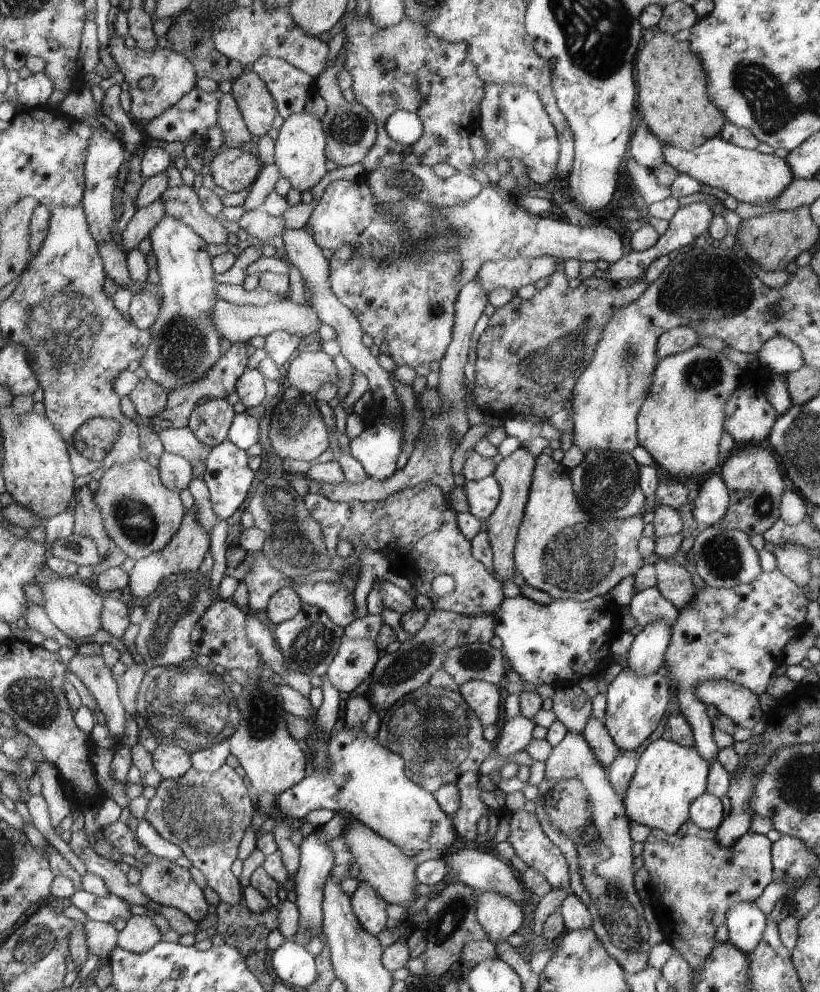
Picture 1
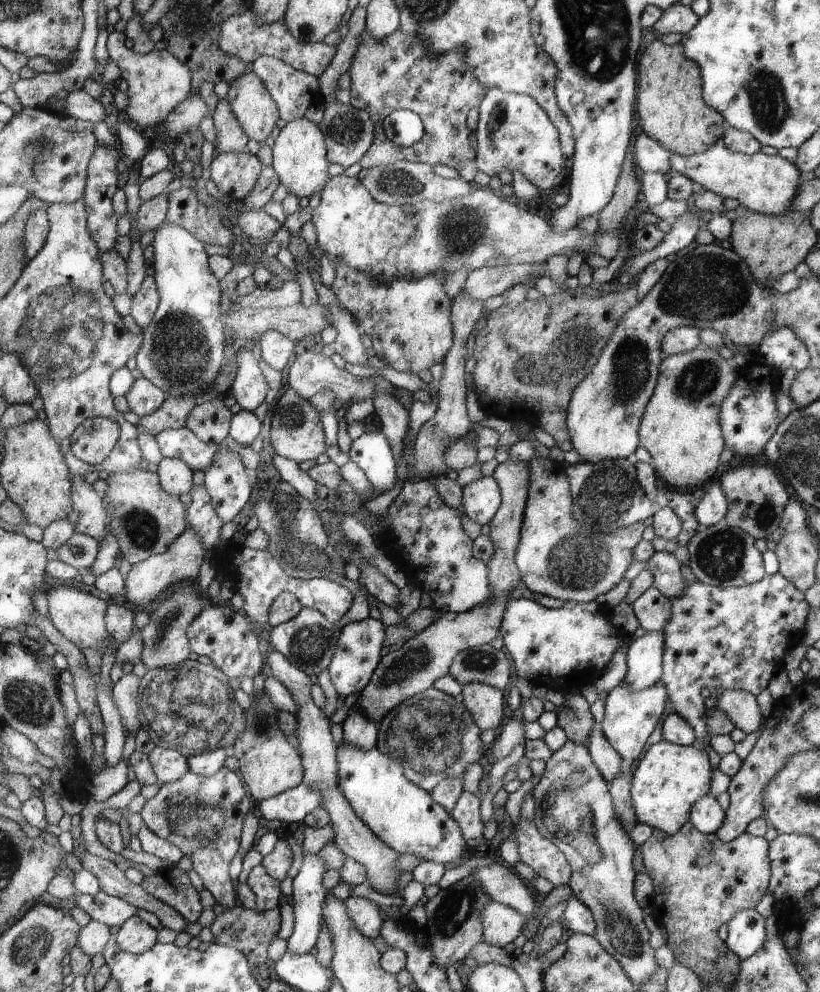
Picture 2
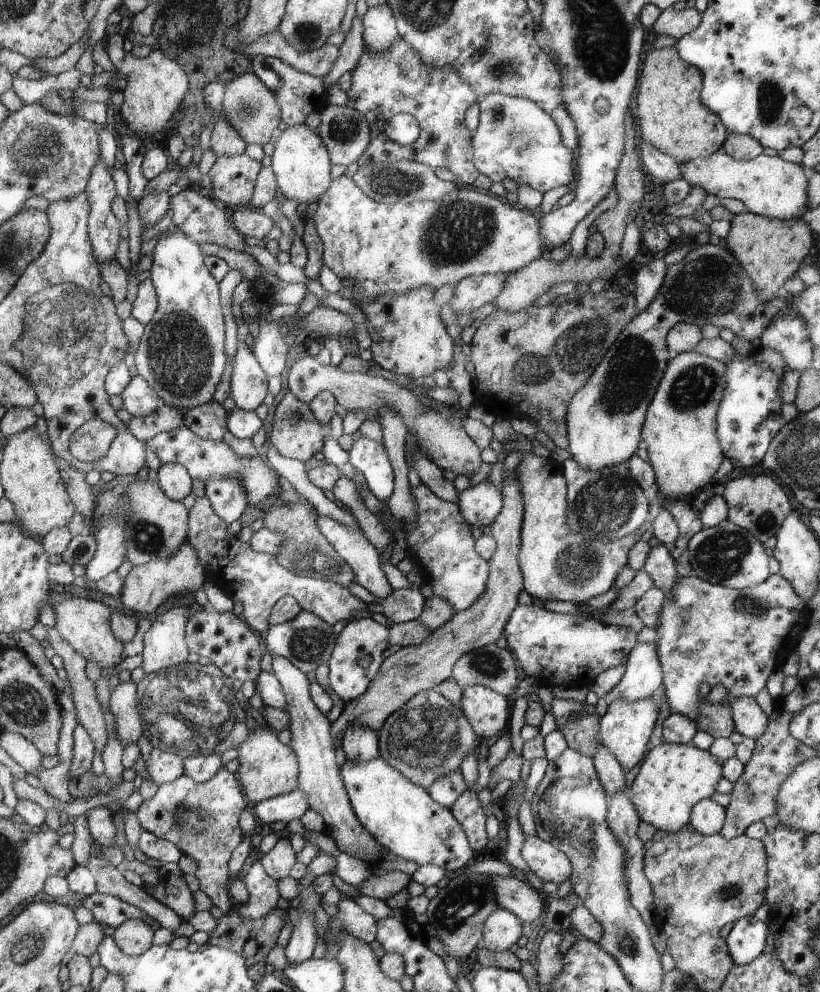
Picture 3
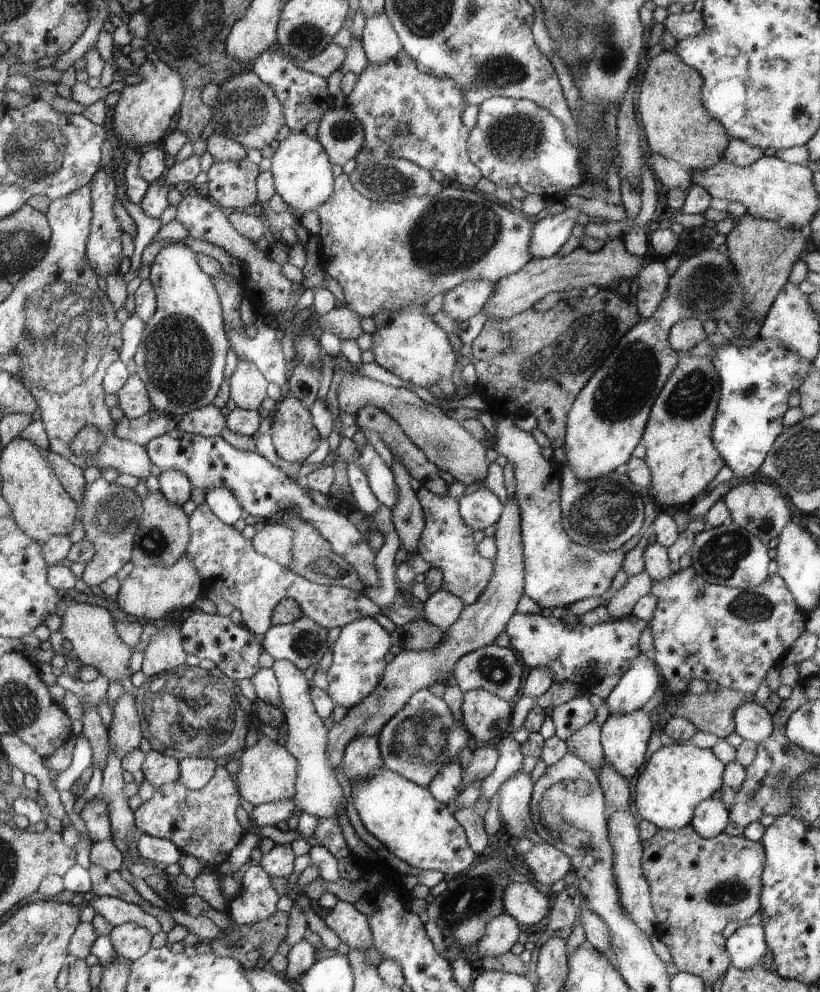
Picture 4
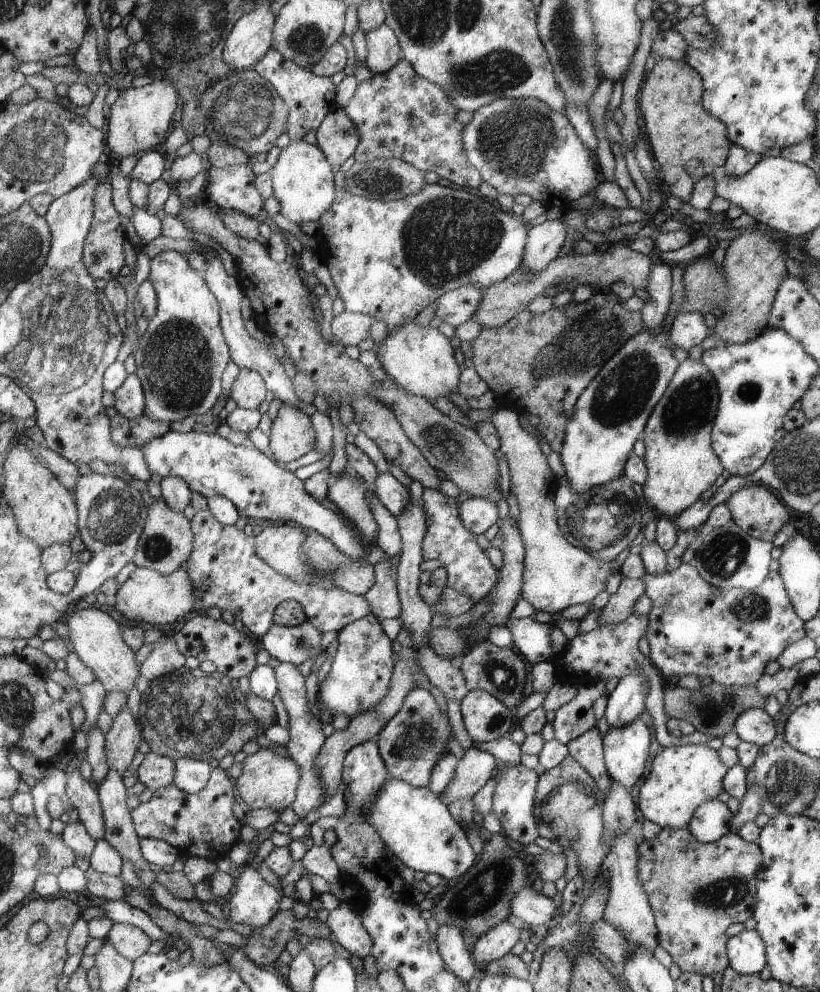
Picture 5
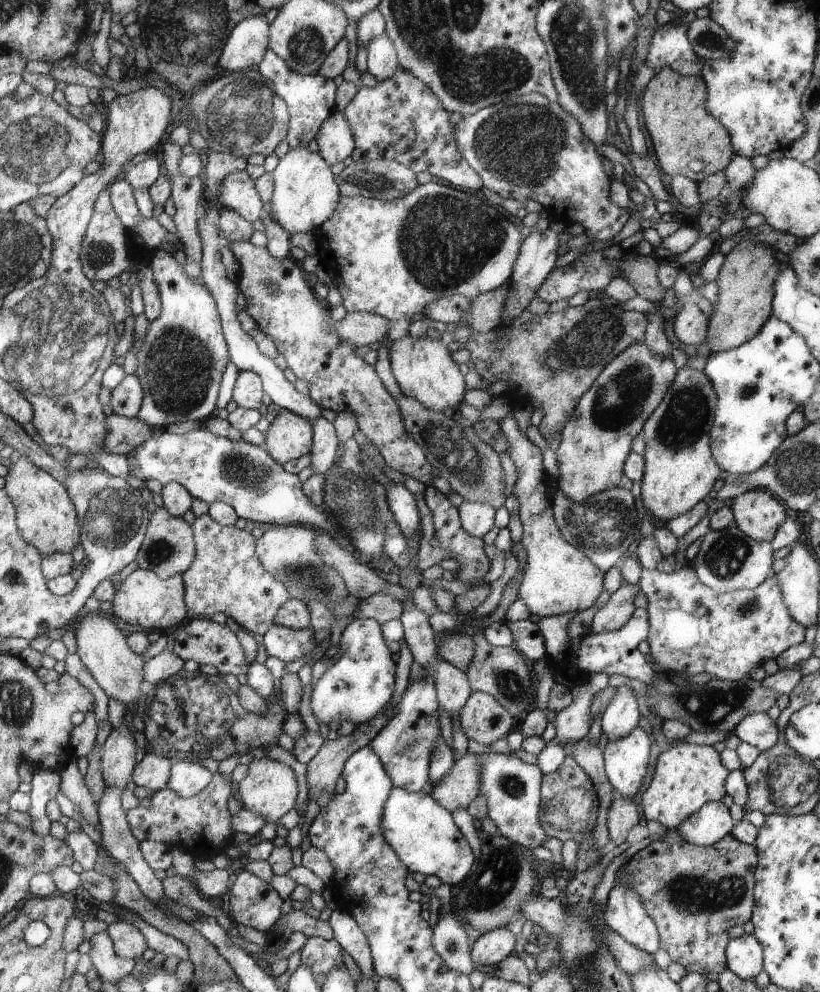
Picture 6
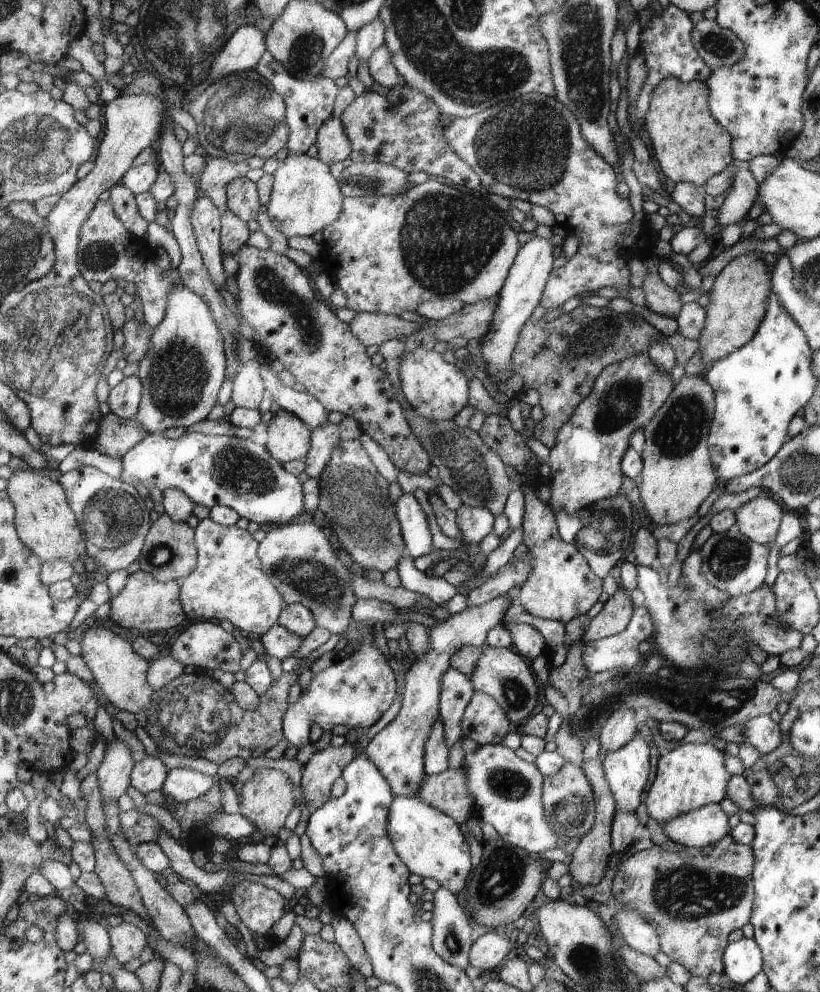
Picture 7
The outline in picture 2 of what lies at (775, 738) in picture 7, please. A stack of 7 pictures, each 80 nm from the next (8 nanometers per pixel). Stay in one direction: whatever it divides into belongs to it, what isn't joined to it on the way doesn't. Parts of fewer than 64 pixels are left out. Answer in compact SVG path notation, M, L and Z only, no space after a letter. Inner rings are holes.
M724 690L716 708L724 711L735 728L746 734L755 733L765 719L756 702L756 695L741 690Z

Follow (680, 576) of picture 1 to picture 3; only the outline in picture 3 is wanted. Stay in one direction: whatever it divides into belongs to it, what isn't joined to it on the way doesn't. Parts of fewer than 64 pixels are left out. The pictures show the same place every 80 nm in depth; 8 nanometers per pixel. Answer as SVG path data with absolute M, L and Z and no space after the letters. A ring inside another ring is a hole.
M667 545L651 547L644 568L660 590L668 590L676 584L682 571L667 549Z

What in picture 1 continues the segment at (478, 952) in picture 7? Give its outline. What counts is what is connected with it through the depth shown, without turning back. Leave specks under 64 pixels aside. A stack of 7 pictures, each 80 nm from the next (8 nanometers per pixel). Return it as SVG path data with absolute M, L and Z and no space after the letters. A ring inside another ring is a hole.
M476 891L475 914L492 941L504 940L518 932L524 920L520 904L498 892Z

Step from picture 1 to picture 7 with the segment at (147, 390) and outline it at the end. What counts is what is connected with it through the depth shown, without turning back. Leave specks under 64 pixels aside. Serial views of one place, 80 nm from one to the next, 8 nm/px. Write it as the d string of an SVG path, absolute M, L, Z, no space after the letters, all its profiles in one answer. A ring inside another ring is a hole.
M136 376L124 378L120 384L110 390L106 400L107 411L119 418L129 420L136 418L139 406L142 404L143 382Z

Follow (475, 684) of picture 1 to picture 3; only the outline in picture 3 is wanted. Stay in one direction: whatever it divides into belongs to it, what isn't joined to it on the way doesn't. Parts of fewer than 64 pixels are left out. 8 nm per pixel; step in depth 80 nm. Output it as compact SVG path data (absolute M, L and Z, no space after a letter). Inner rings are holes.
M488 687L465 688L459 706L480 738L498 736L508 726L510 702Z

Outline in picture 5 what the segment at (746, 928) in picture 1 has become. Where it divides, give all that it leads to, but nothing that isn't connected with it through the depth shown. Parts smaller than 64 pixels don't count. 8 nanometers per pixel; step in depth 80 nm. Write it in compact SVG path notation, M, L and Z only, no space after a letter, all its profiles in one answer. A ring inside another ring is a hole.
M744 929L728 939L730 968L743 975L760 974L767 965L766 943L756 929Z

